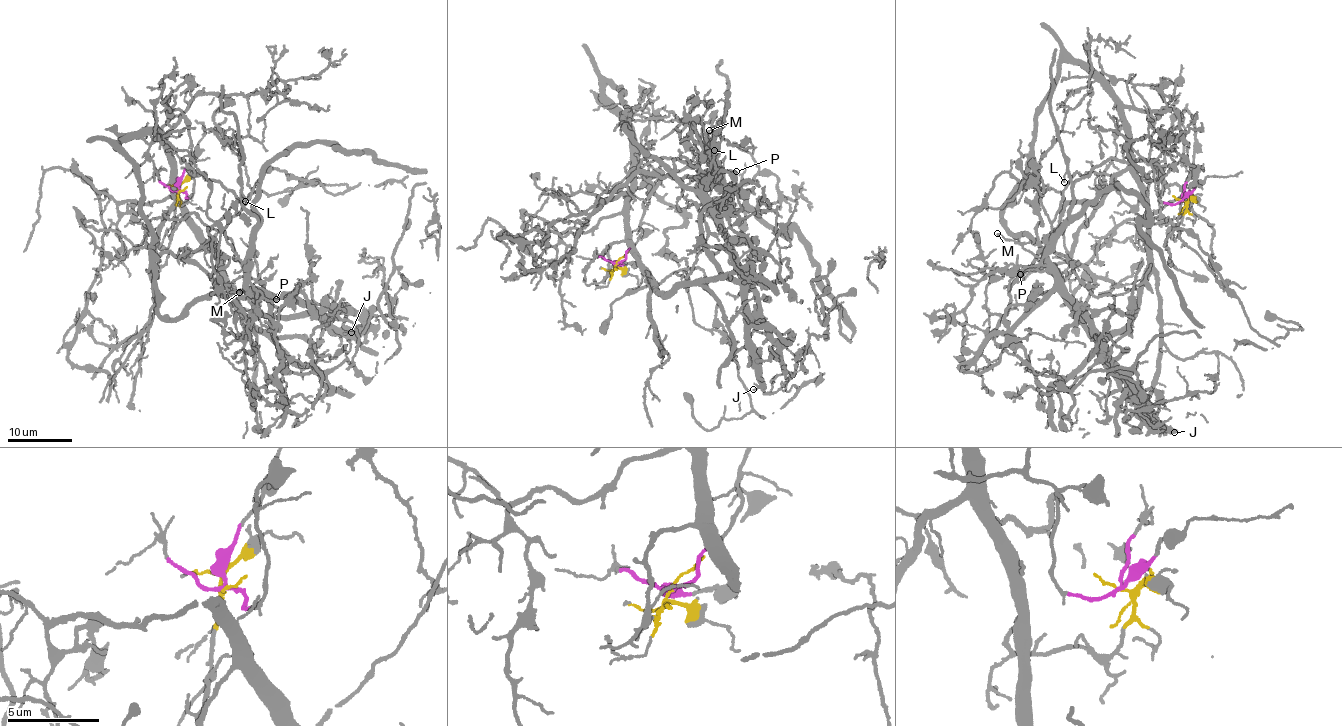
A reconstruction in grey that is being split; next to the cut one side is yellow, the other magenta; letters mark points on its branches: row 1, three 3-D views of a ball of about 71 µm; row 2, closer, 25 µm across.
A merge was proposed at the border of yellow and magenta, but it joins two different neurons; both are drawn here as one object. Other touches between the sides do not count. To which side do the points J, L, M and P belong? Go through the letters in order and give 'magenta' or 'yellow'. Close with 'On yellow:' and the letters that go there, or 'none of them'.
J: magenta
L: magenta
M: magenta
P: magenta
On yellow: none of them

